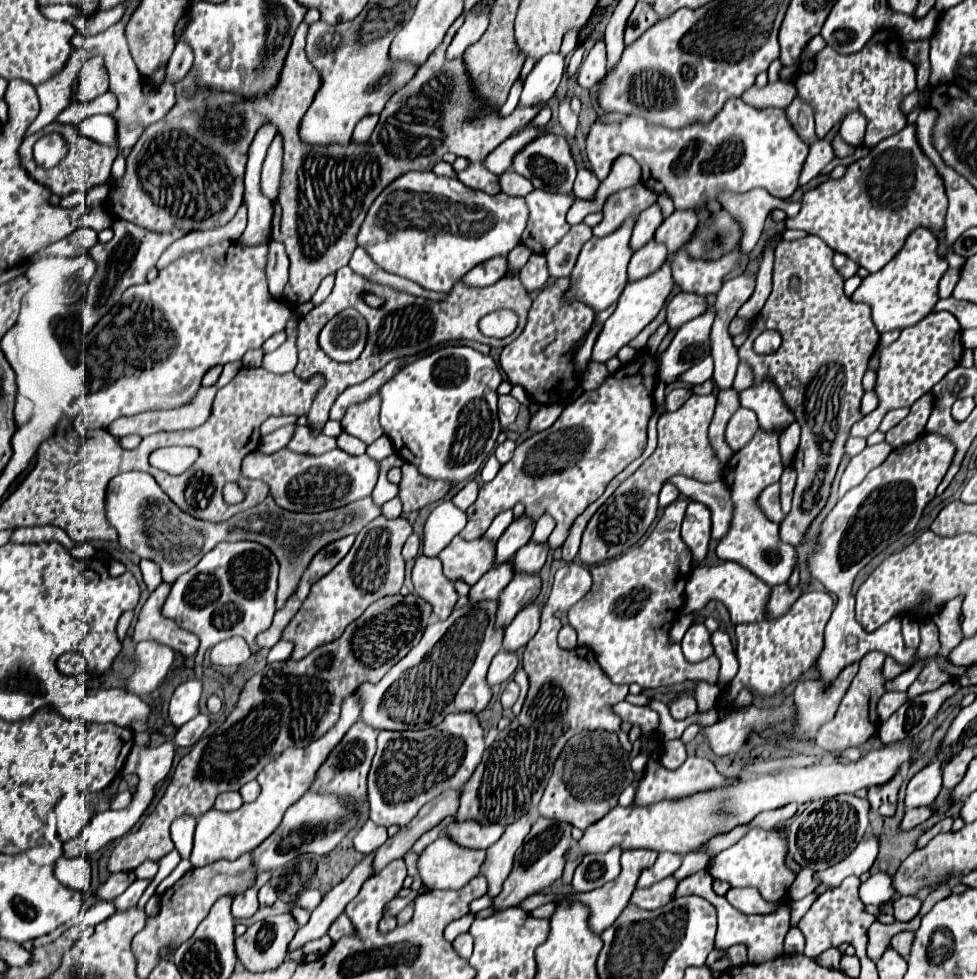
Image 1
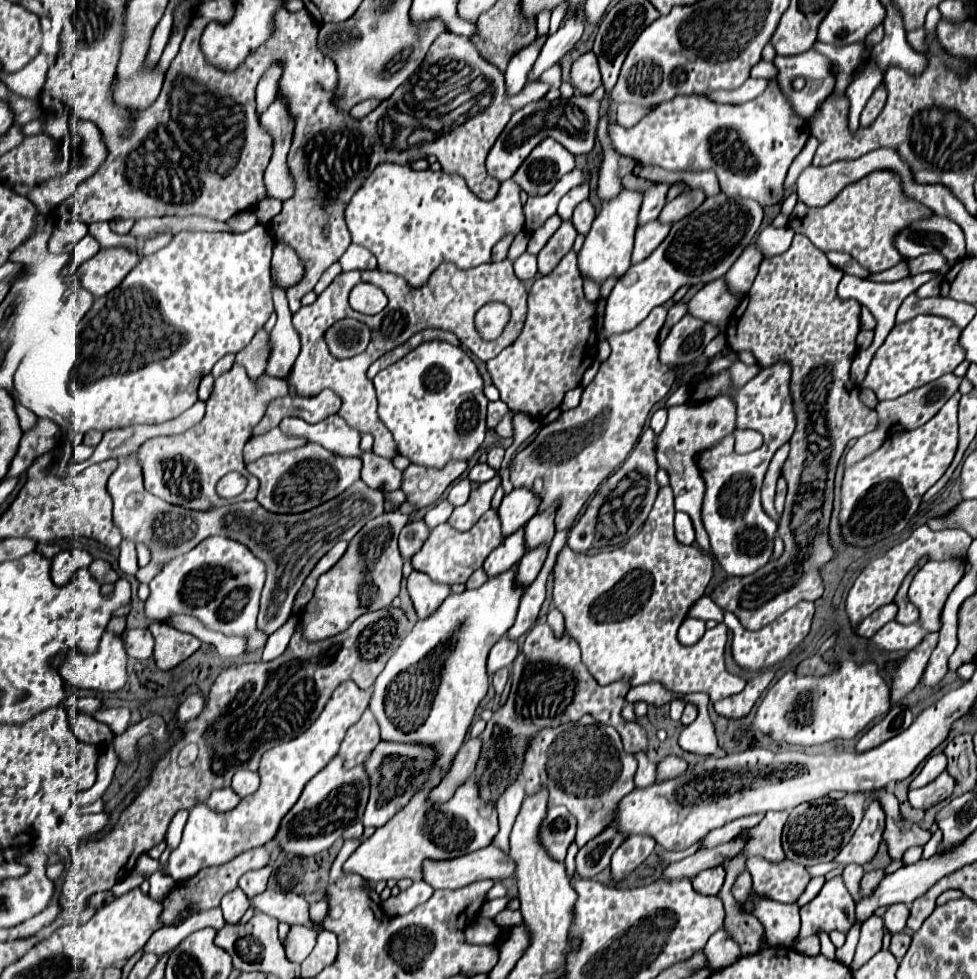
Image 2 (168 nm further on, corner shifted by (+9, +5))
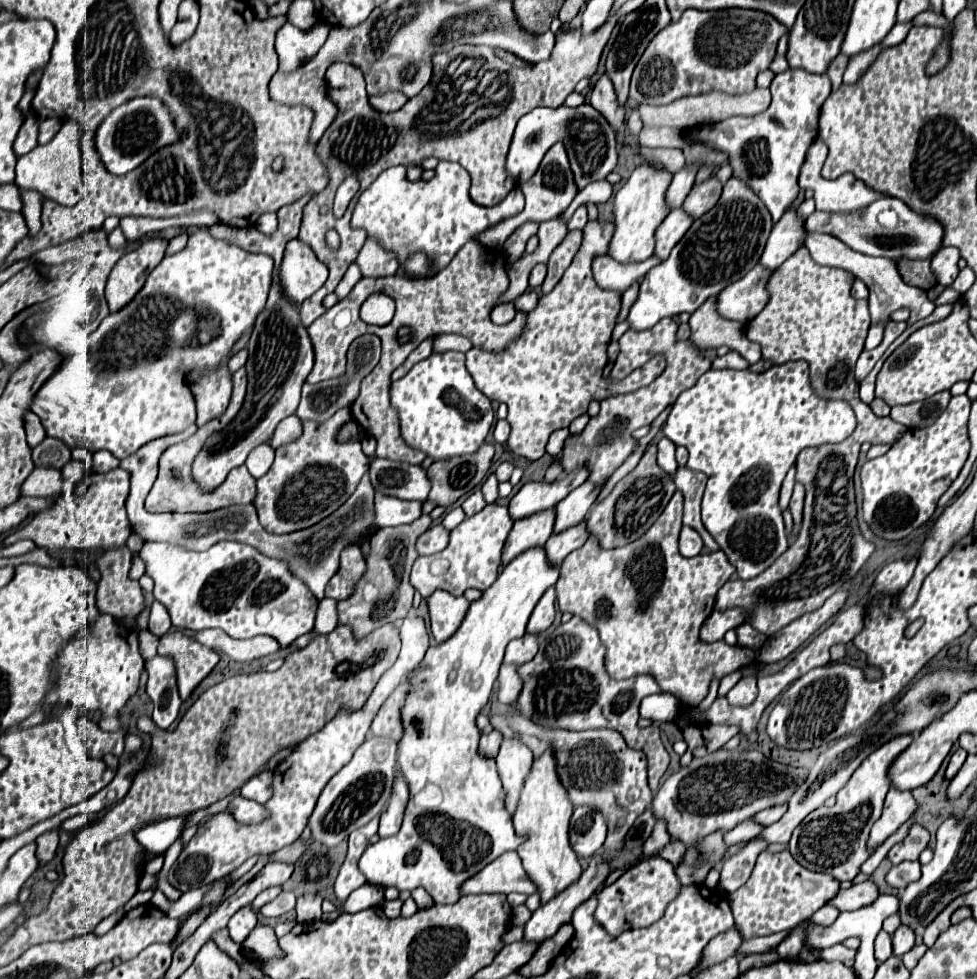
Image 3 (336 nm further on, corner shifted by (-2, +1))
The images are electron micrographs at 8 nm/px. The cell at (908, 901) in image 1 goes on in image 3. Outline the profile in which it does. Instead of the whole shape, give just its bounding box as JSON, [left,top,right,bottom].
[892,925,914,955]

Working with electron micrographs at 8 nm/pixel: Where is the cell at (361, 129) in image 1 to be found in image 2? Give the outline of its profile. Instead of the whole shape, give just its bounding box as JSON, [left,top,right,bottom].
[351,99,381,119]

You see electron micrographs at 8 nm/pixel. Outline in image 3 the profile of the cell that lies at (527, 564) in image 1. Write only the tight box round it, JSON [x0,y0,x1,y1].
[554,483,600,535]

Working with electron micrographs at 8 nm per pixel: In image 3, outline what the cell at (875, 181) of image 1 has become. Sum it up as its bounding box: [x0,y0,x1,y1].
[930,247,960,286]

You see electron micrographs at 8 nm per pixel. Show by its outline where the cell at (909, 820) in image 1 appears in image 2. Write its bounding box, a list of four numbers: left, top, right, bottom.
[909,771,955,809]

